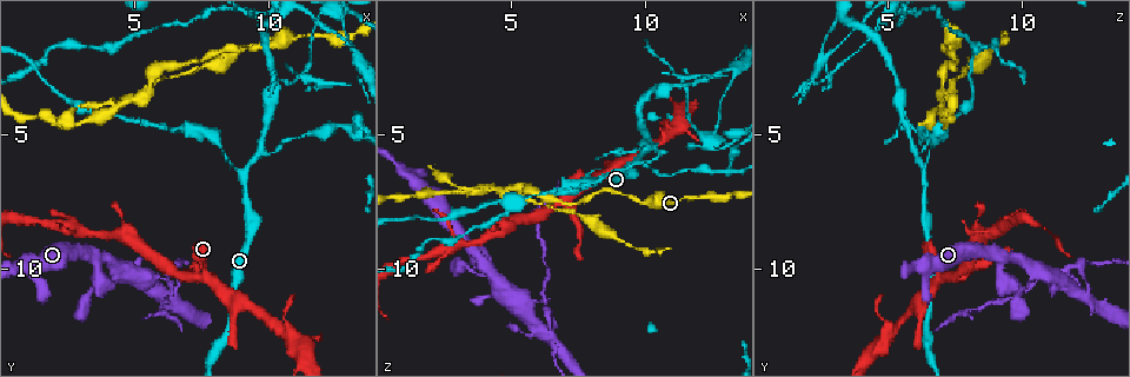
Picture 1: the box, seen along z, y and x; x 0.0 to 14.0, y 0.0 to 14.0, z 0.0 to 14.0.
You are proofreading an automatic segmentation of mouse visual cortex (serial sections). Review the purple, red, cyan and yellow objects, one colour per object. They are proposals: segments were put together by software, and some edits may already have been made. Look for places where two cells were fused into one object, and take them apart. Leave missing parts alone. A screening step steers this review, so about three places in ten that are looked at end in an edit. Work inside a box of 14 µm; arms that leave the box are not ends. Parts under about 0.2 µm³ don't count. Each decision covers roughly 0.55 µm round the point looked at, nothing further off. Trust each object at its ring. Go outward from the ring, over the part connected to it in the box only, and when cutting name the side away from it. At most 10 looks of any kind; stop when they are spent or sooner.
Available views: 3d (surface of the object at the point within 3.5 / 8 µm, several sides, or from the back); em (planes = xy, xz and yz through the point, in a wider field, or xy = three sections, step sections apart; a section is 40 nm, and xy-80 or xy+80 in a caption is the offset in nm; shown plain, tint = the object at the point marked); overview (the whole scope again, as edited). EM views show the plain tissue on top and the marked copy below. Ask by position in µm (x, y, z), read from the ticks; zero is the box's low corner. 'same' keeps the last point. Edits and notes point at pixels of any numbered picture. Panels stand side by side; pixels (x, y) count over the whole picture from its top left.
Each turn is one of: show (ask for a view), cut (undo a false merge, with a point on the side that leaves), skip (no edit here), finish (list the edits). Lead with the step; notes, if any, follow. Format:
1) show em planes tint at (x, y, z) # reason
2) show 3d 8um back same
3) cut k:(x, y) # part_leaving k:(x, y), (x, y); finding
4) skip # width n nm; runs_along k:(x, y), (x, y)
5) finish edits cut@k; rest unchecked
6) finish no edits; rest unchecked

show 3d 8um back at (9.6, 5.6, 6.1) # three arms meet

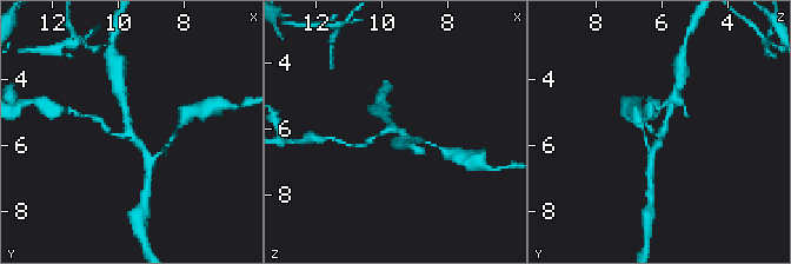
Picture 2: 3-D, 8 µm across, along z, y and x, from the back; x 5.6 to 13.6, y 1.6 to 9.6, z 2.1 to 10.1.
show em planes tint at (9.6, 5.6, 6.0)

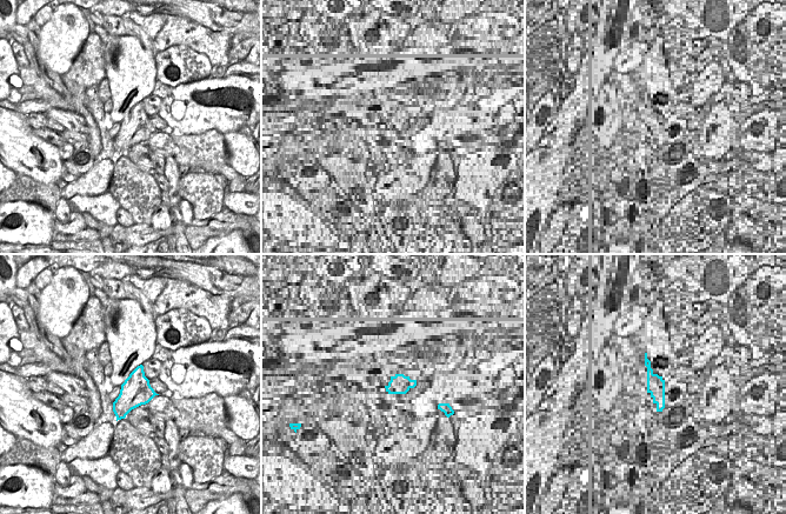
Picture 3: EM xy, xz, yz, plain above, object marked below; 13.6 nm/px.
skip # arms 3; runs_along 2:(148, 162), (127, 130), (121, 104); one cell here

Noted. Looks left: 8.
show 3d 3.5um at (5.4, 3.3, 7.1) # abrupt turn

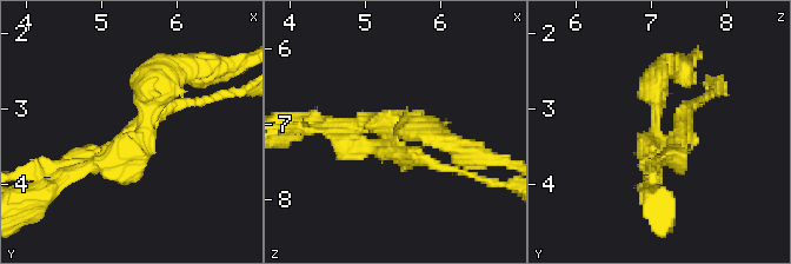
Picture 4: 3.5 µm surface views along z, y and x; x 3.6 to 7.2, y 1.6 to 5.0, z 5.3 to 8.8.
show em xy step 1 tint at (5.45, 3.35, 7.10) # arms 3; arm_widths 200, 200, 350 nm

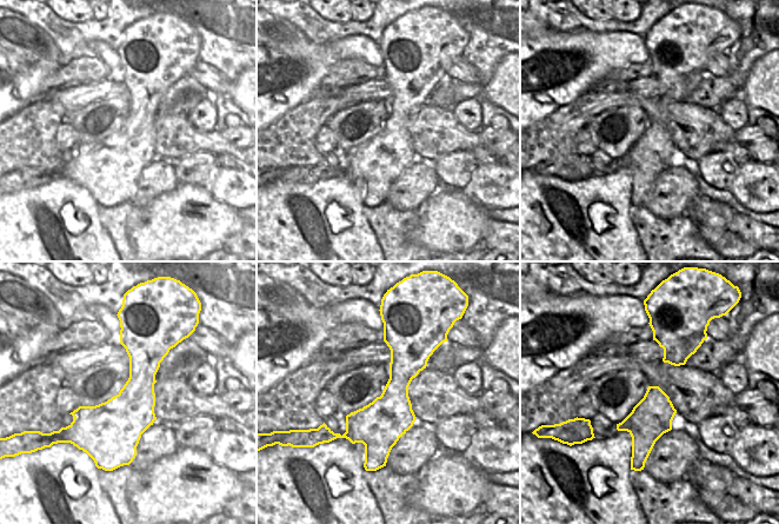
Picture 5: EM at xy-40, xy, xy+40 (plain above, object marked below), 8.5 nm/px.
cut 4:(419, 160) # part_leaving 4:(396, 140), (403, 156), (482, 179); two cells meet here

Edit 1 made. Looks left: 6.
show overview # see it whole again

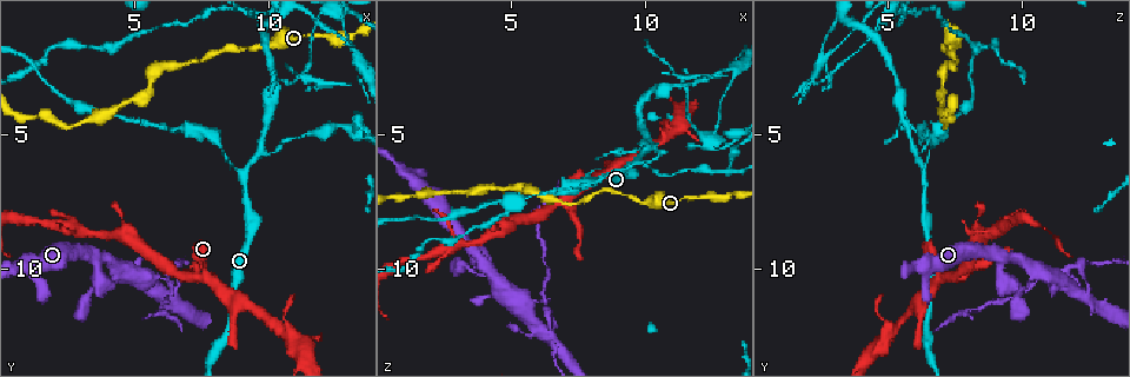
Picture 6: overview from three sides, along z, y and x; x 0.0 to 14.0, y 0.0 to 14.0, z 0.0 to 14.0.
show 3d 8um at (13.3, 2.1, 2.7) # three arms meet

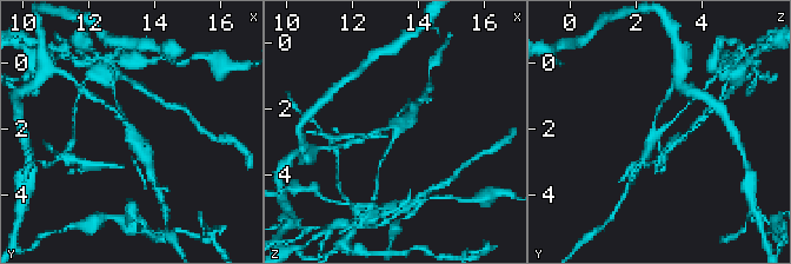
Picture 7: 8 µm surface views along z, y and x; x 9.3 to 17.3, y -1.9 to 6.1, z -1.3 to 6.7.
show 3d 3.5um at (13.3, 2.0, 2.6) # zoom in

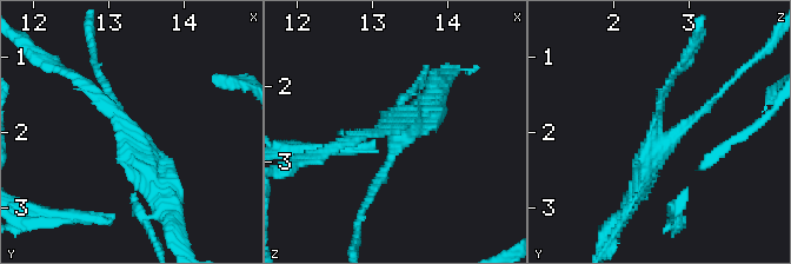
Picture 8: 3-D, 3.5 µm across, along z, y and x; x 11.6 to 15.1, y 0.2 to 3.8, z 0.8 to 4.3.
cut 8:(639, 164) # part_leaving 8:(657, 131), (663, 138), (618, 222); a second cell is stuck on

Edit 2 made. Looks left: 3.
show 3d 3.5um at (13.2, 4.9, 6.4) # narrows sharply

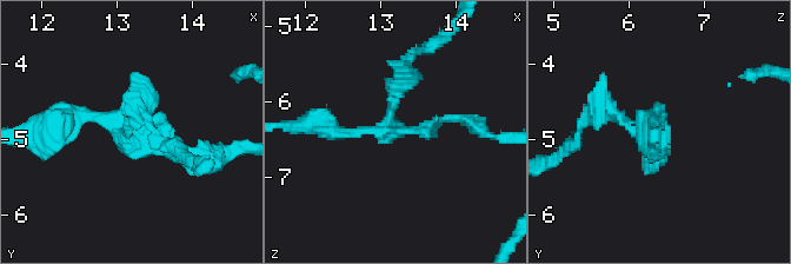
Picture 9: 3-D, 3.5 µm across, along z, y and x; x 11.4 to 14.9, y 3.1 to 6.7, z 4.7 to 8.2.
show em xy step 5 tint at (13.10, 4.95, 6.35) # arms 3; arm_widths 150, 150, 250 nm; need the tissue

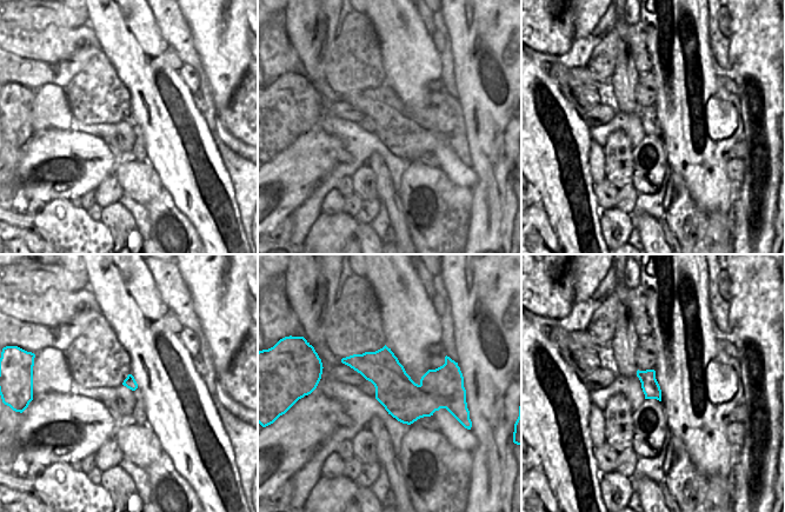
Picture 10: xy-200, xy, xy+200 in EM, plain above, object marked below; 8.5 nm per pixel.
skip # runs_along 9:(321, 121), (386, 133), (407, 64); all the same cell

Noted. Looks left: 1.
finish edits cut@4, cut@8; rest unchecked

